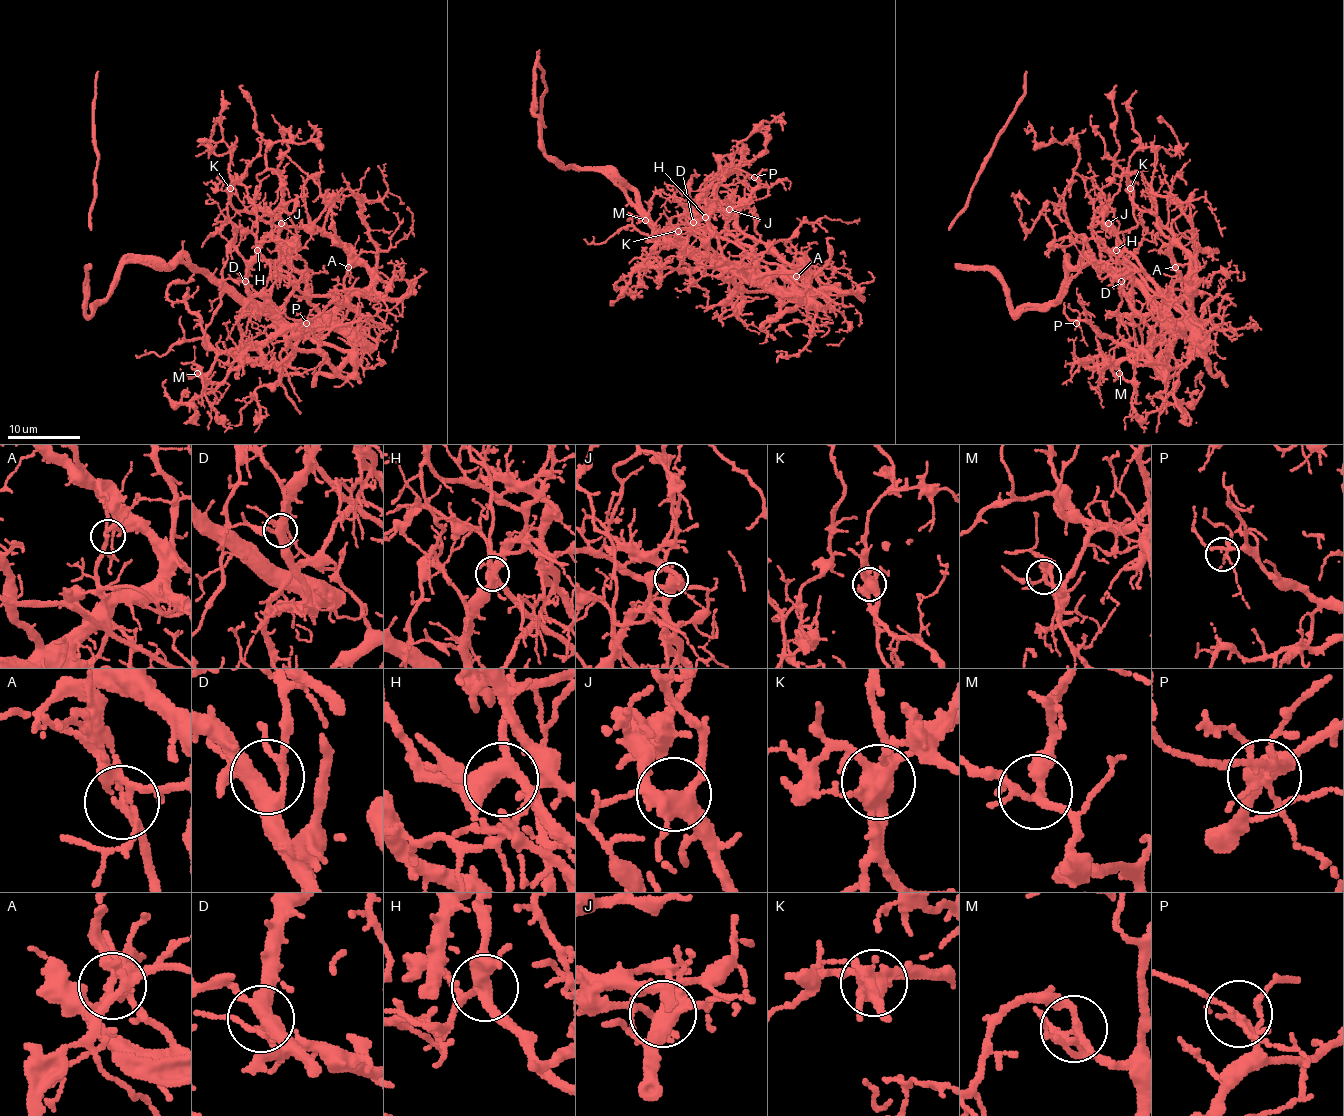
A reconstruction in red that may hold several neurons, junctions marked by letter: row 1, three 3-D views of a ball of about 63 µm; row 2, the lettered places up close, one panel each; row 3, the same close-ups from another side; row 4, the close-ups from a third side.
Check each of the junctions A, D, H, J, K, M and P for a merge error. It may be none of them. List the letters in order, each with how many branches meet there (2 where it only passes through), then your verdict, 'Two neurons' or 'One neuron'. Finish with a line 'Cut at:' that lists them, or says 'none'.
A: Branches: 4. Two neurons
D: Branches: 4. One neuron
H: Branches: 4. One neuron
J: Branches: 5. One neuron
K: Branches: 6. Two neurons
M: Branches: 4. One neuron
P: Branches: 5. One neuron
Cut at: A, K

